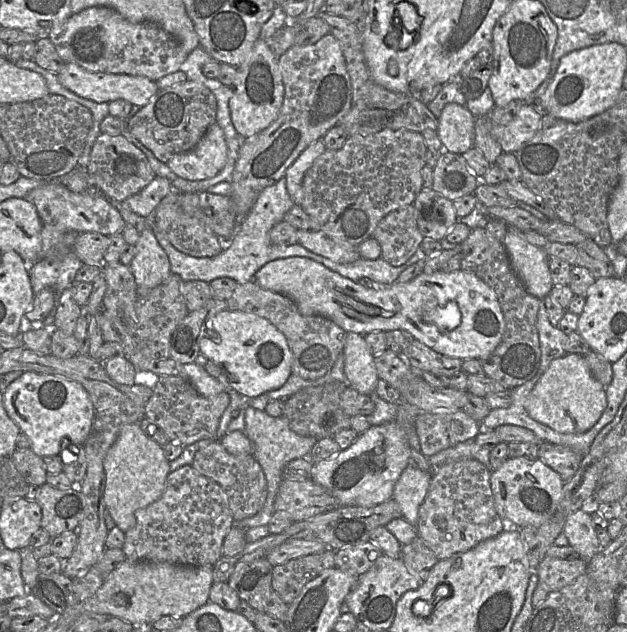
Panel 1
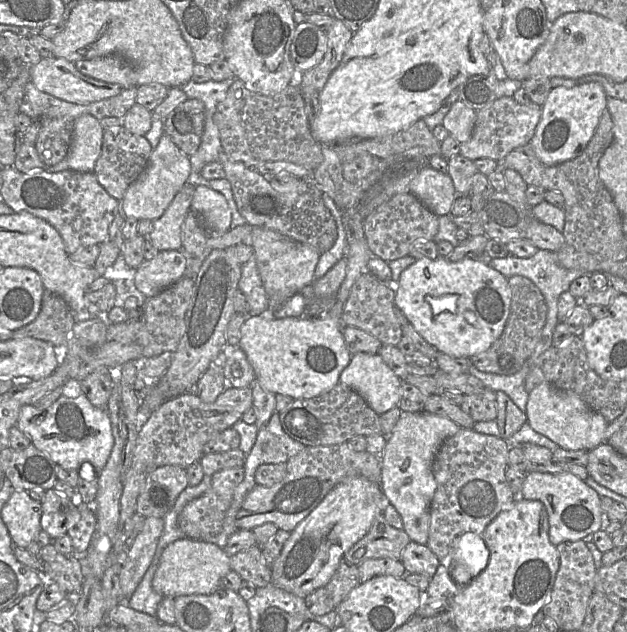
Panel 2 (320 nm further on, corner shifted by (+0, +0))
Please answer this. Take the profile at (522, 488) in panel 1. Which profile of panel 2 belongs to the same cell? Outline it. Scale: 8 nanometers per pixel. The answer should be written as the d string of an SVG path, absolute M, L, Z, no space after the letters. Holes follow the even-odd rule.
M528 472L518 497L543 503L548 515L549 540L555 546L562 542L583 540L601 530L601 496L571 473Z

